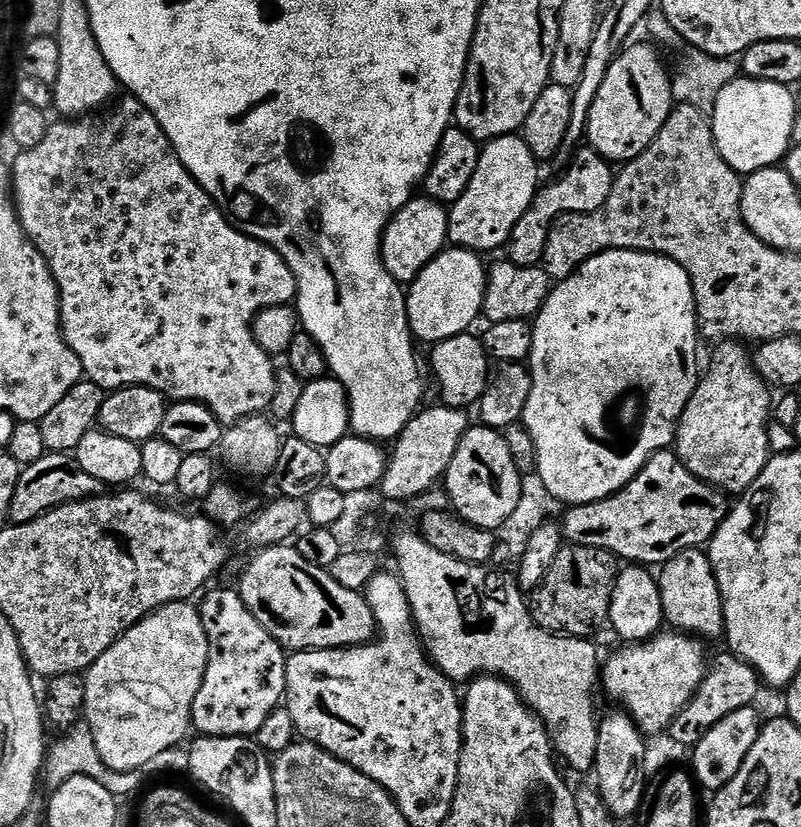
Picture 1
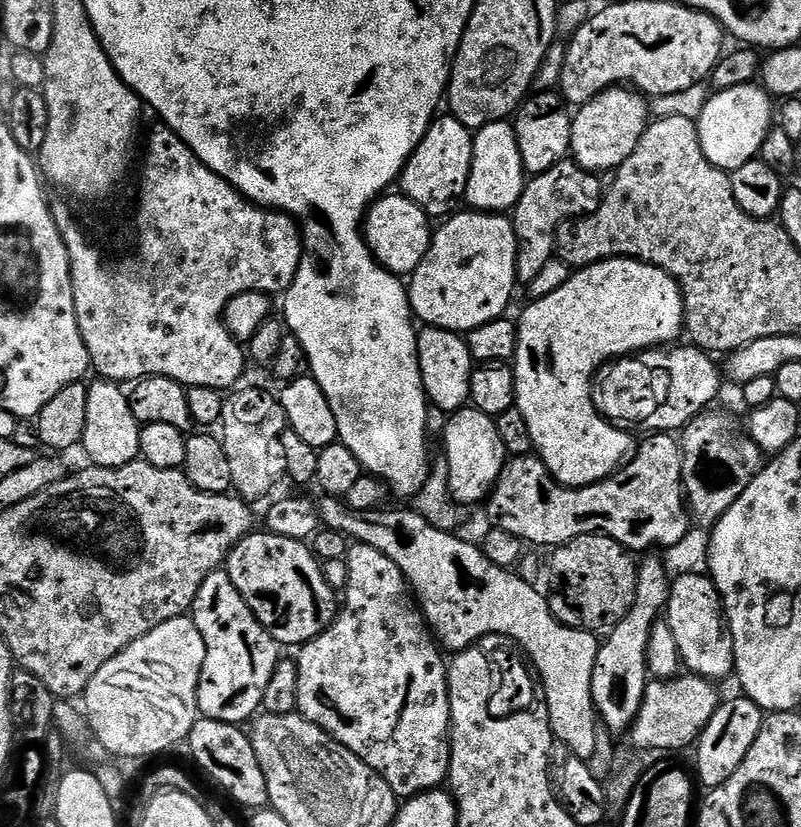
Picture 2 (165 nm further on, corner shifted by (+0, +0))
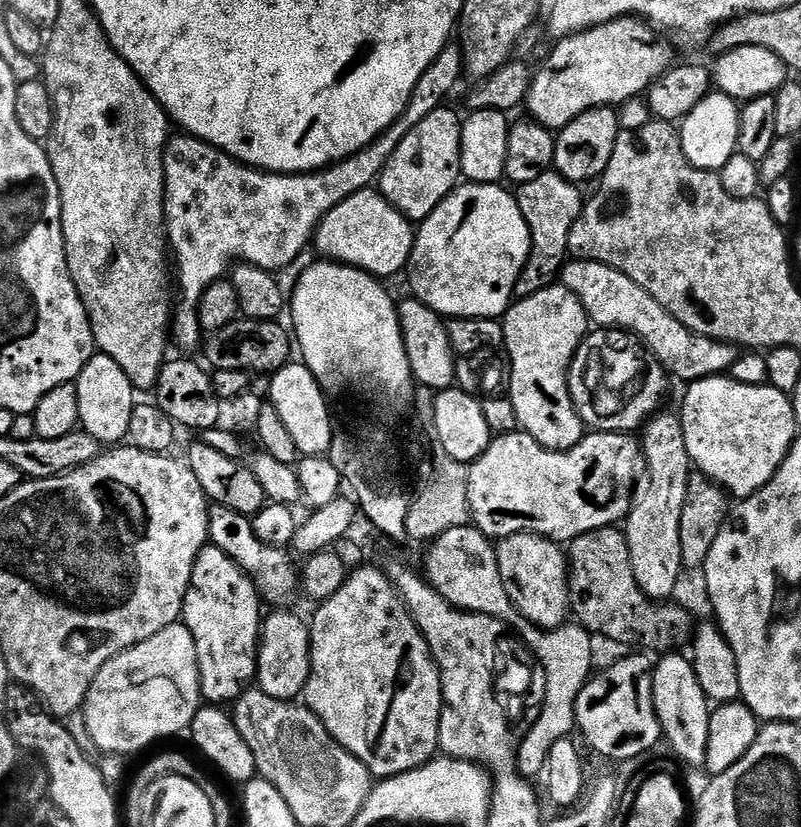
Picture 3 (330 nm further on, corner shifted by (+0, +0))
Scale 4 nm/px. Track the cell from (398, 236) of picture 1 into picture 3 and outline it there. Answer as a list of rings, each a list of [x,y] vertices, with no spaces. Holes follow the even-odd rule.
[[[375,187],[362,190],[327,212],[316,228],[314,248],[328,262],[361,268],[371,276],[396,276],[408,267],[414,243],[413,221],[406,219]]]

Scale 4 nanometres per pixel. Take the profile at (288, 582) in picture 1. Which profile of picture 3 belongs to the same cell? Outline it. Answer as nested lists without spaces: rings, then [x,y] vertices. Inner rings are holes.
[[[212,504],[208,510],[208,537],[213,547],[223,550],[255,582],[261,597],[272,606],[286,606],[298,592],[300,574],[296,565],[292,564],[287,549],[272,547],[262,542],[254,534],[253,524],[249,517],[238,514],[221,504]]]

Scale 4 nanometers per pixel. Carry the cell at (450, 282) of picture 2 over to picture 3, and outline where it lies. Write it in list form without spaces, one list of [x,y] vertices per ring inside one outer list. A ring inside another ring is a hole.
[[[461,183],[440,203],[434,214],[419,221],[414,232],[412,257],[408,259],[406,277],[412,283],[411,295],[430,306],[430,310],[437,312],[440,317],[500,318],[513,303],[520,271],[532,252],[532,235],[526,226],[526,218],[522,218],[515,195],[507,190],[500,184]]]

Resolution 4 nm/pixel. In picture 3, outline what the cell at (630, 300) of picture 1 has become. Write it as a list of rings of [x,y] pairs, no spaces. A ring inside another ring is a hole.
[[[553,286],[533,296],[517,299],[504,313],[502,323],[504,348],[512,363],[512,381],[509,384],[507,381],[506,388],[509,388],[507,391],[514,402],[514,414],[518,414],[520,428],[552,452],[570,450],[586,434],[586,425],[576,412],[568,389],[568,372],[572,369],[572,359],[590,331],[590,321],[584,313],[582,302],[563,286]]]

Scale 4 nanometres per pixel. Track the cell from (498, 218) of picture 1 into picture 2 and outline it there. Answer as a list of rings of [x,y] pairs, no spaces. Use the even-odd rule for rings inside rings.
[[[508,120],[490,122],[475,129],[472,137],[474,158],[470,166],[470,178],[466,182],[463,203],[478,212],[508,214],[515,209],[522,198],[526,183],[526,173],[522,154],[518,150],[516,129]]]

